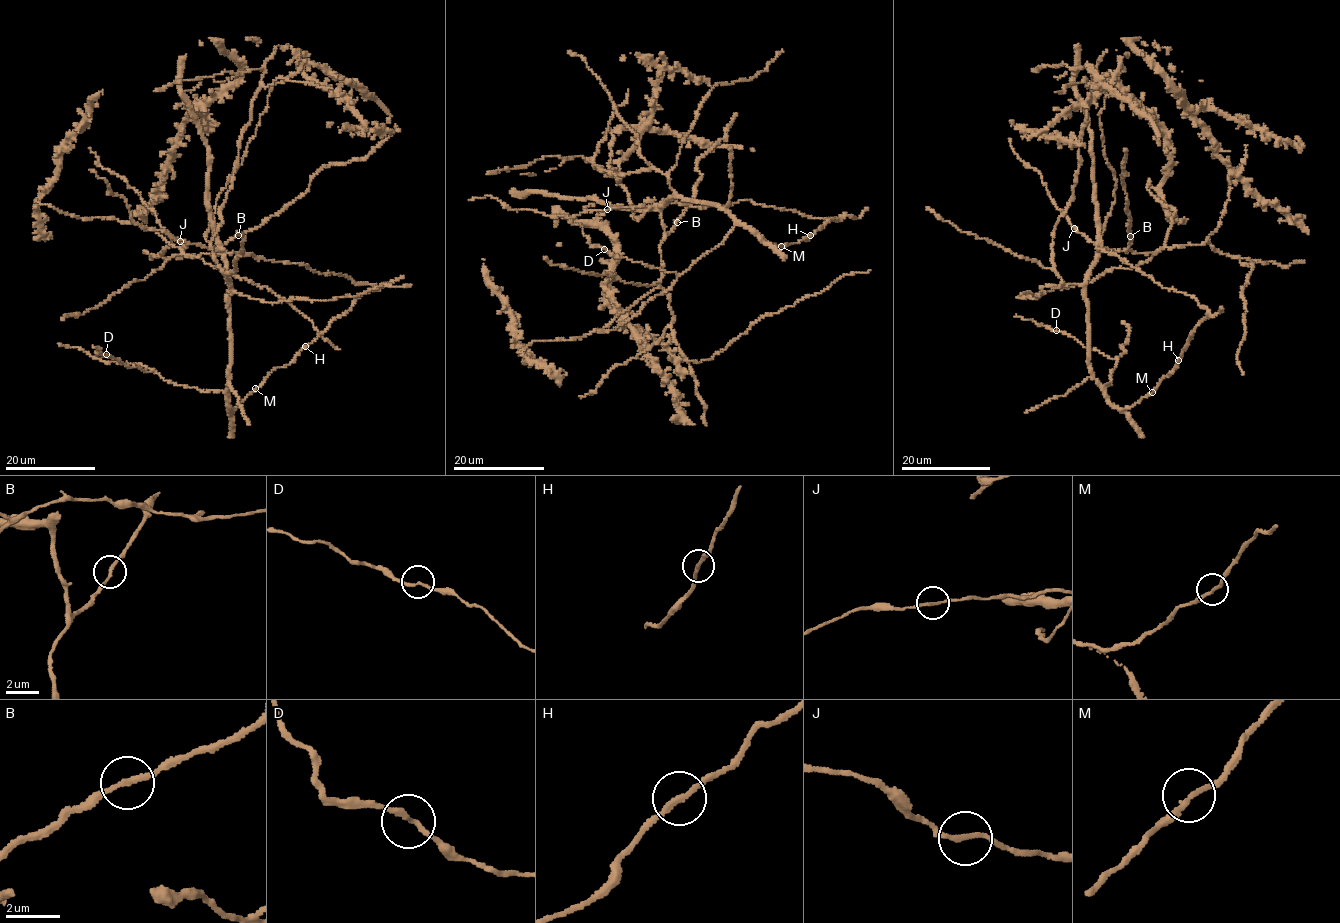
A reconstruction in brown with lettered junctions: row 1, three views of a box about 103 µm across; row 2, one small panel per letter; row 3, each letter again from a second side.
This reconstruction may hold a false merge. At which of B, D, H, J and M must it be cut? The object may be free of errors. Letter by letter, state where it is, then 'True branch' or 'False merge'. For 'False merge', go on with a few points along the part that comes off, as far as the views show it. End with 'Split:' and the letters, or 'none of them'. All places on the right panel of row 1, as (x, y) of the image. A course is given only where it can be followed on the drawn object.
B: Place: (1130, 236). True branch
D: Place: (1056, 330). True branch
H: Place: (1178, 360). True branch
J: Place: (1074, 228). True branch
M: Place: (1152, 392). True branch
Split: none of them

